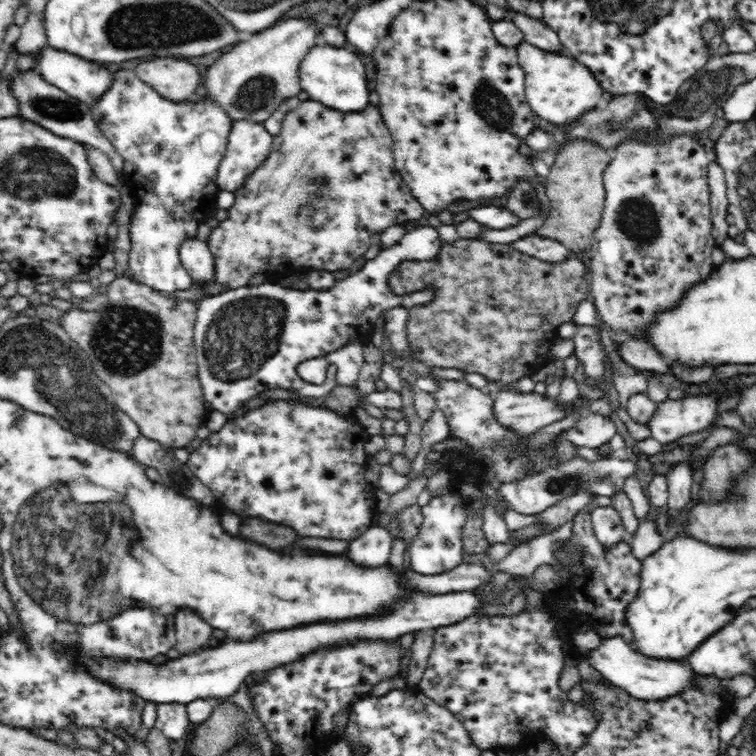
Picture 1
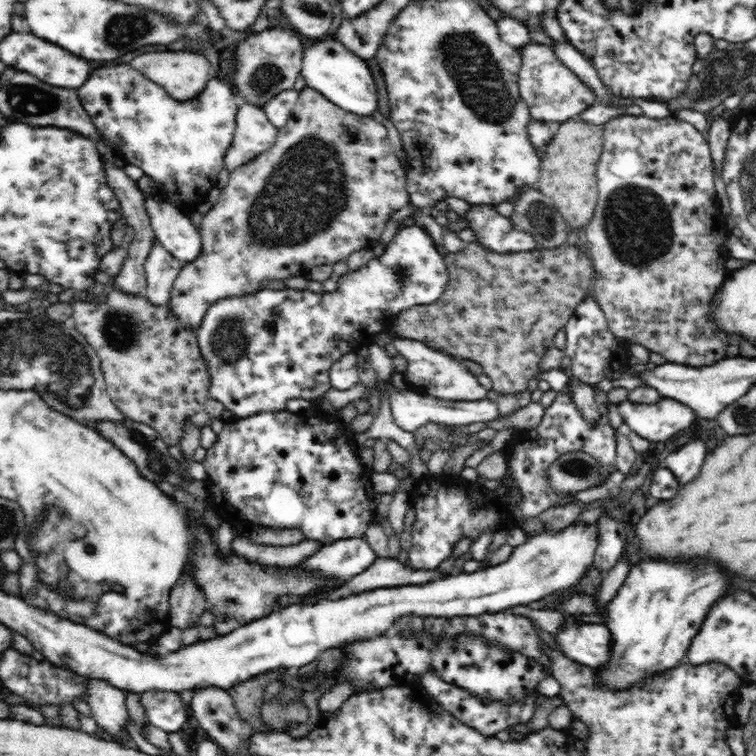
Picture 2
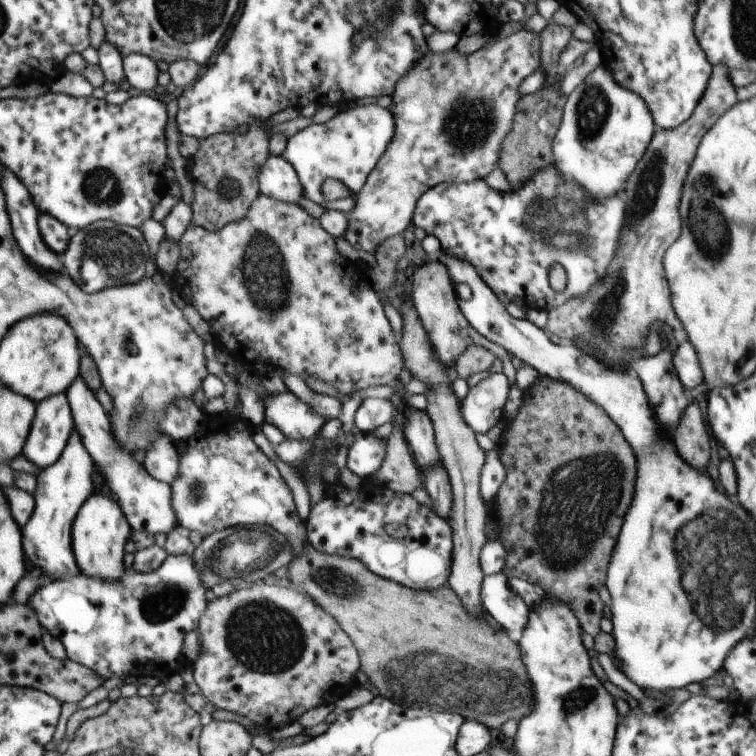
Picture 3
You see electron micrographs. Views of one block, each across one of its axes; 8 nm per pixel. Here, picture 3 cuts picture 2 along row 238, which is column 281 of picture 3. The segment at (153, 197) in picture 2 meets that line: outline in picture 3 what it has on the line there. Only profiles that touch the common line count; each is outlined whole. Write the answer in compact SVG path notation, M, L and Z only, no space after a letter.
M274 154L260 166L258 184L261 195L286 203L297 204L305 193L292 164Z

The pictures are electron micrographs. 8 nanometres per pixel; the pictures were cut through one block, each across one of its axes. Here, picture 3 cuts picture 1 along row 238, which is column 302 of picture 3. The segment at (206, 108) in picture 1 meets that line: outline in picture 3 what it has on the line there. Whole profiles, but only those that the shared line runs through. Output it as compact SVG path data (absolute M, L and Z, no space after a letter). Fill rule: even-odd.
M370 104L368 106L356 105L354 108L342 106L340 112L325 124L313 123L305 130L302 130L295 136L290 137L287 140L286 149L281 156L292 164L300 183L302 184L302 189L305 190L305 197L316 204L319 204L326 210L350 213L350 210L354 208L354 202L356 202L358 192L362 190L362 186L366 183L370 172L373 172L378 160L380 160L382 154L386 152L388 144L392 142L395 130L396 124L394 123L392 112L386 108L382 108L378 104ZM327 178L336 179L342 182L350 191L351 196L340 198L332 202L325 200L321 187Z

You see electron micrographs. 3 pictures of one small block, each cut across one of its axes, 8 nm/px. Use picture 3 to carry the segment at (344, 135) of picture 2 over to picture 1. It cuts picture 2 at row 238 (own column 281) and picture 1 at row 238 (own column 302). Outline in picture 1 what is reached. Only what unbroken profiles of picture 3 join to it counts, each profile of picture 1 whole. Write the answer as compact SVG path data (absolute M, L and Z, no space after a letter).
M308 99L300 102L298 108L294 108L284 116L281 124L281 131L273 138L272 148L268 158L264 160L260 168L256 168L252 175L246 180L244 187L240 188L234 193L234 204L230 206L228 211L228 218L223 222L212 223L212 230L210 237L207 240L207 246L214 256L214 267L216 267L216 274L212 278L212 282L204 282L204 284L197 284L192 282L190 288L206 288L210 284L228 284L229 289L238 287L245 287L248 280L253 274L277 274L284 272L284 270L291 271L291 269L299 266L306 266L313 269L327 270L334 272L336 270L346 270L350 268L356 260L363 257L370 247L378 244L378 235L384 232L389 226L401 225L409 221L419 220L425 209L414 198L408 186L401 178L397 171L396 163L393 157L392 145L394 139L392 138L389 128L383 121L383 116L377 107L368 103L364 110L358 112L340 112L333 108L324 106L321 102Z

